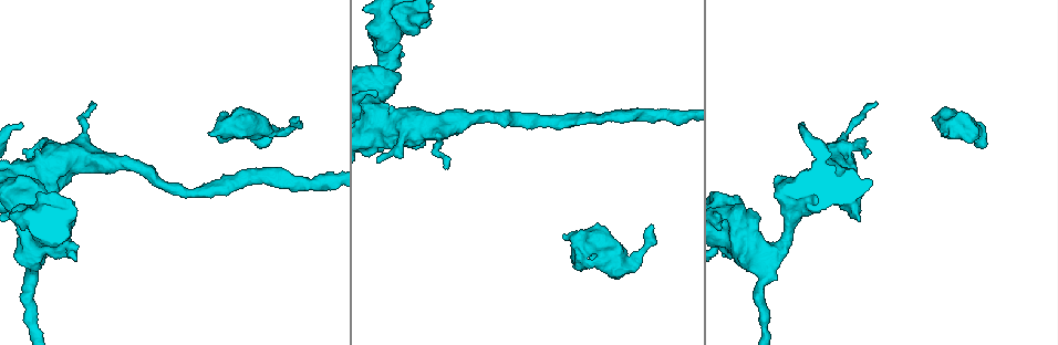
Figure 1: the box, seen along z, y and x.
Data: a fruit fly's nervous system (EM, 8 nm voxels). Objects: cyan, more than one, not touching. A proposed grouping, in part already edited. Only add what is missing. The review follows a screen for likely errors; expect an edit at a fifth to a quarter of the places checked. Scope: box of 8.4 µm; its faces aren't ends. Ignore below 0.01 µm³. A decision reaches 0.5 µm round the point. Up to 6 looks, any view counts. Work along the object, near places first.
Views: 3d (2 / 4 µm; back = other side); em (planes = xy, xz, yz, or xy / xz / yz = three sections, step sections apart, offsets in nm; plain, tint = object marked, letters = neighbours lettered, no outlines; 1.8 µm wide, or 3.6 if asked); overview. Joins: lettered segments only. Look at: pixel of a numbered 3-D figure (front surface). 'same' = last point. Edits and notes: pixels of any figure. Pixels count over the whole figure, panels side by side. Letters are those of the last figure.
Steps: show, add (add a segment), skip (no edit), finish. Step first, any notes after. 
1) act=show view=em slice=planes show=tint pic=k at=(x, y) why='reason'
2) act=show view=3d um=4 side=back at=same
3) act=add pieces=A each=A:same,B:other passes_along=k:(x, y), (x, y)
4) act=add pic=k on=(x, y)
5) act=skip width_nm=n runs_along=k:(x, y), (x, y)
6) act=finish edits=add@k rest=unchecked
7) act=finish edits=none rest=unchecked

act=show view=em slice=xz step=4 show=tint pic=1 at=(375, 92) why='an open end'

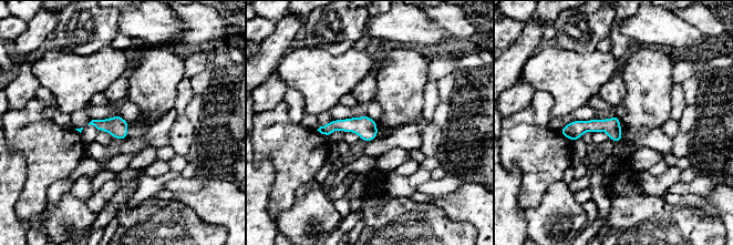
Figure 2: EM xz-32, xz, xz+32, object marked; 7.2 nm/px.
act=show view=em slice=planes show=letters at=same

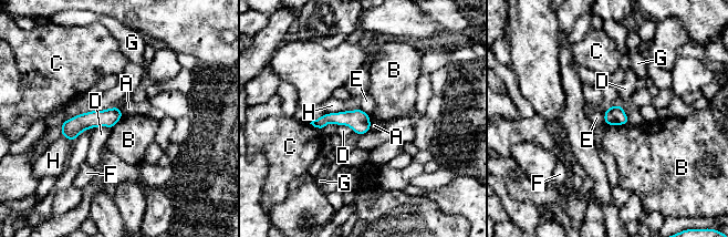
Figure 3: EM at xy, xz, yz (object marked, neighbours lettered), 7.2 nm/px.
act=skip each=A:other,B:other,C:other,D:other,E:other,F:other,G:other,H:other found='none of them fits'

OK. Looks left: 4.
act=show view=em slice=yz step=8 show=tint pic=1 at=(68, 258) why='stops while still wide'

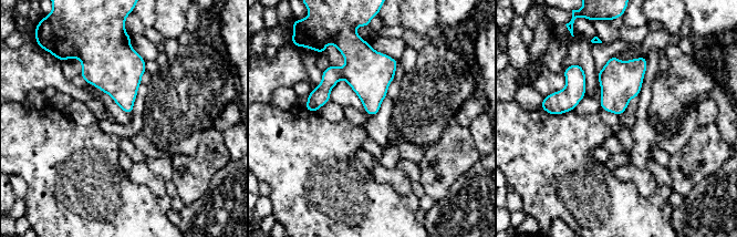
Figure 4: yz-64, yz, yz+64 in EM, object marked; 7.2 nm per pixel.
act=show view=em slice=planes show=letters at=same

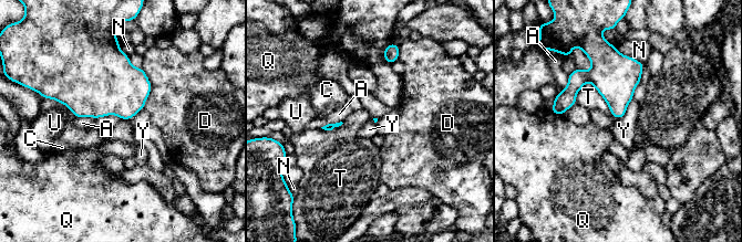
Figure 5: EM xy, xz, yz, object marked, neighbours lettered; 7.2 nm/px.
act=skip longest_contact=T:360nm each=A:other,C:other,D:other,N:other,Q:other,T:other,U:other,Y:other border=5:(632, 98), (626, 113), (617, 119) found='none of them fits'

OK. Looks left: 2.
act=show view=em slice=xz step=8 show=tint pic=1 at=(652, 224) why='branch stops here'

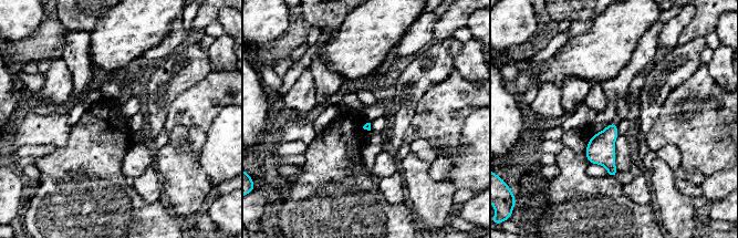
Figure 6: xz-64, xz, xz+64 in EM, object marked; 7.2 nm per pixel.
act=show view=em slice=planes show=letters at=same

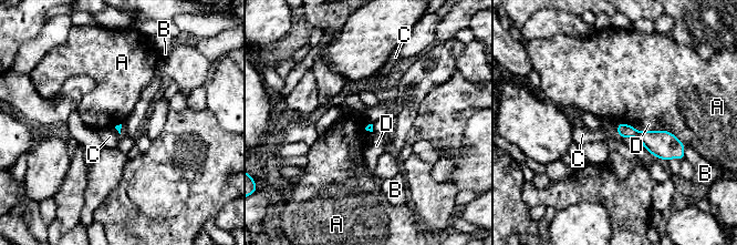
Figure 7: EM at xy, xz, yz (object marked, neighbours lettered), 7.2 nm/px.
act=skip each=A:other,B:other,C:other,D:other border=7:(616, 123), (632, 125) found='none of them fits'

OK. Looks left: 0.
act=finish edits=none rest=unchecked

